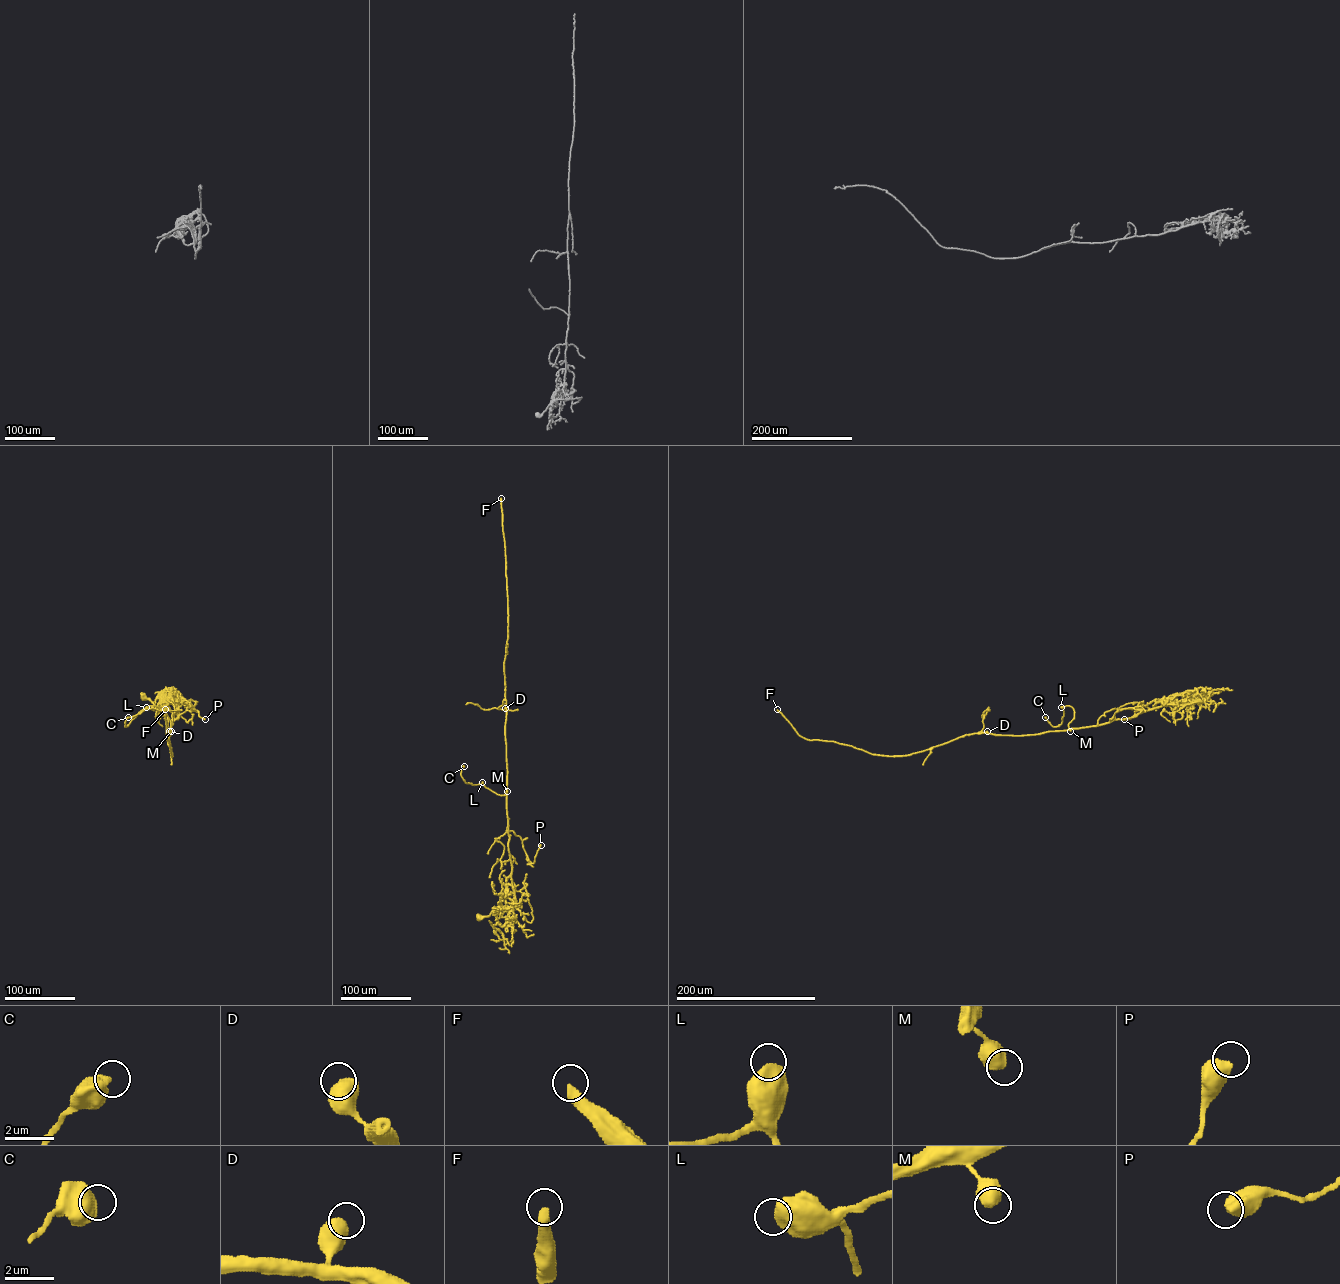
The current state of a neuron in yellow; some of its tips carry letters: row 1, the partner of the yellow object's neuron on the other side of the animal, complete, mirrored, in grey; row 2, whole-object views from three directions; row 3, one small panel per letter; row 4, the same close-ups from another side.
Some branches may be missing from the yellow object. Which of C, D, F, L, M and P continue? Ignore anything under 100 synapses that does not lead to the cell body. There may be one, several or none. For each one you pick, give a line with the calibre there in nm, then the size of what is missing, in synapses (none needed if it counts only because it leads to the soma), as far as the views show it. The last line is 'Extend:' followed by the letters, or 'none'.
F: 420 nm | 450 syn
Extend: F

